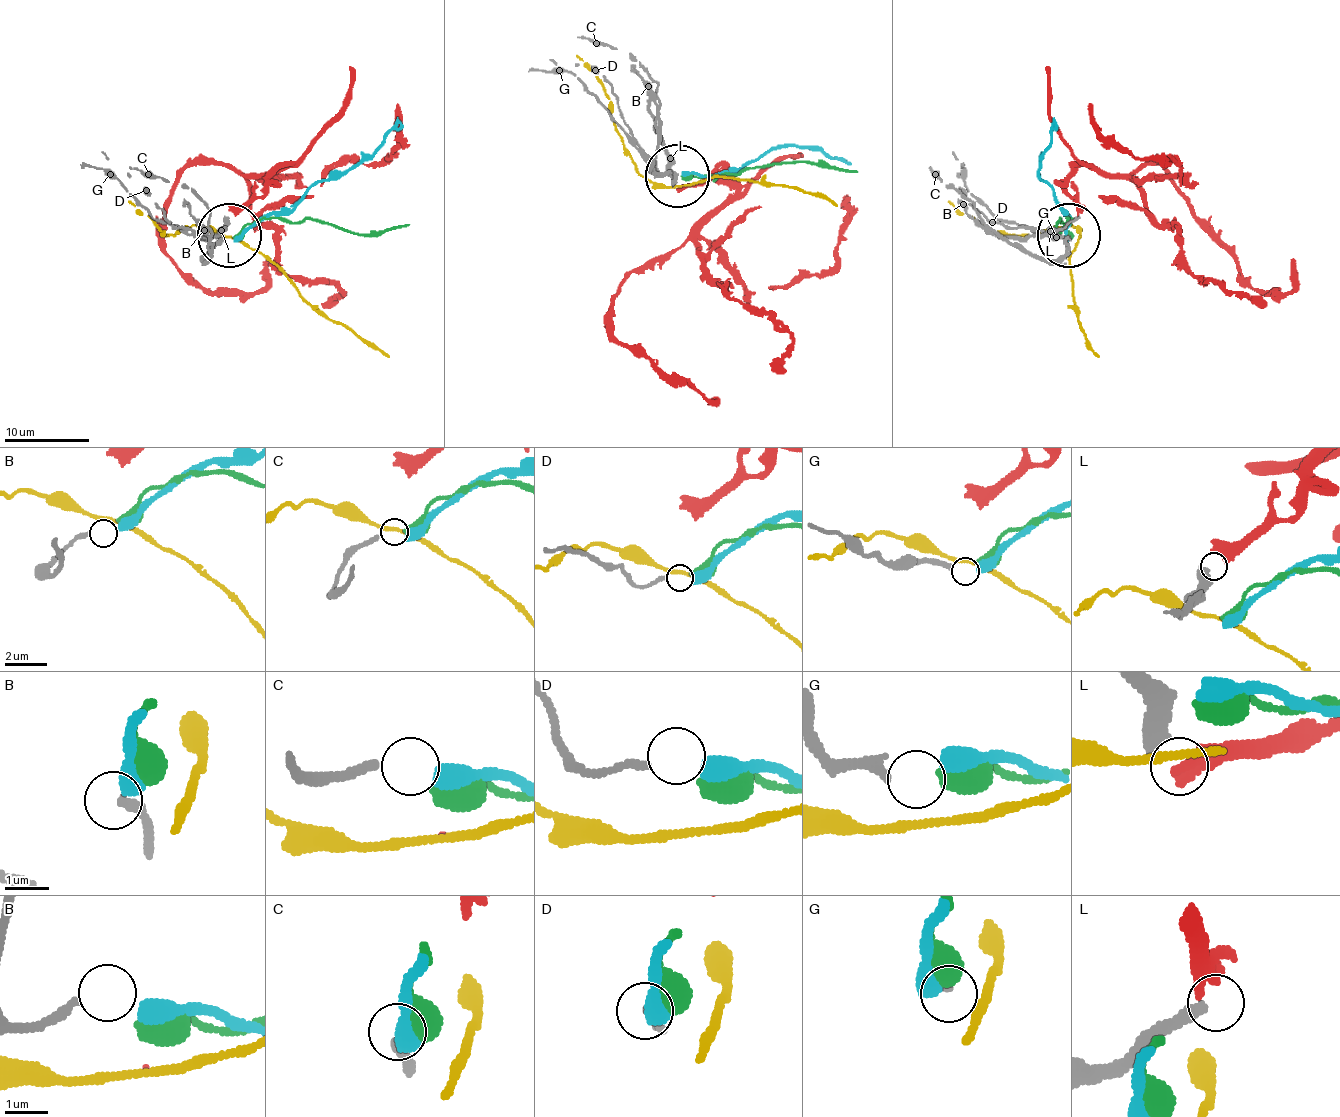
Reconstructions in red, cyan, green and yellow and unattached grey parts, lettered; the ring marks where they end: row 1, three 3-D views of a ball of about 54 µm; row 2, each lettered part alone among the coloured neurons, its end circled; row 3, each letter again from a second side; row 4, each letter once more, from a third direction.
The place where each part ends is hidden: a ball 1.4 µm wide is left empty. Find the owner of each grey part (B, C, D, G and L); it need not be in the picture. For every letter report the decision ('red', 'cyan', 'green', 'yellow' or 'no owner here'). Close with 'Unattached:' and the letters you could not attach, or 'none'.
B: no owner here
C: cyan
D: green
G: no owner here
L: red
Unattached: B, G

